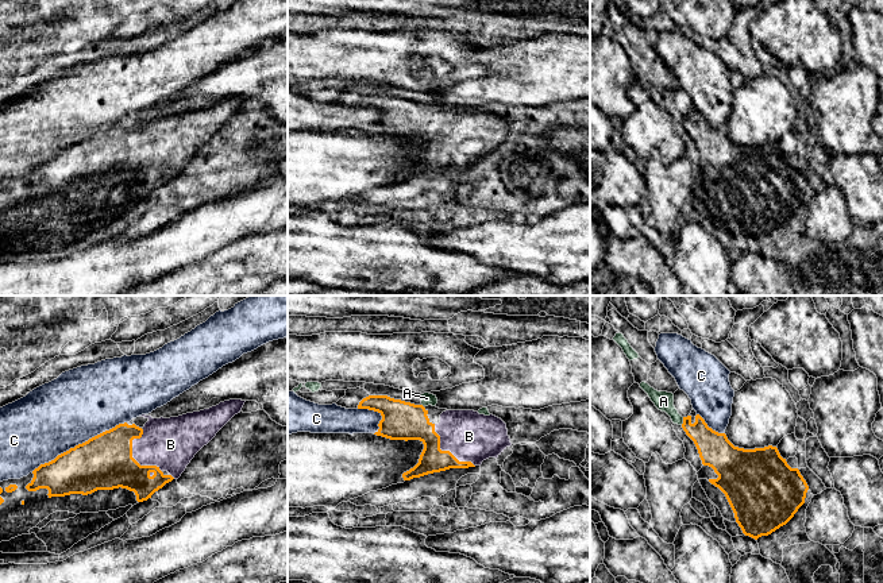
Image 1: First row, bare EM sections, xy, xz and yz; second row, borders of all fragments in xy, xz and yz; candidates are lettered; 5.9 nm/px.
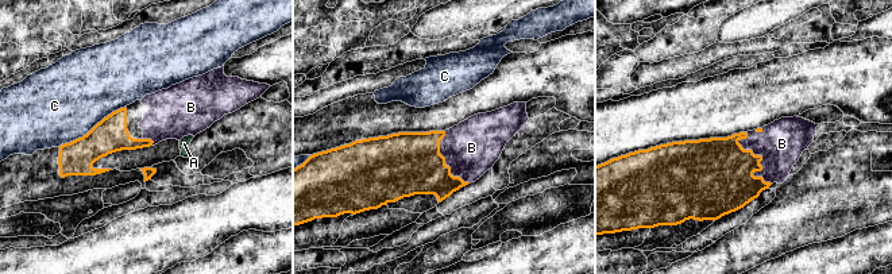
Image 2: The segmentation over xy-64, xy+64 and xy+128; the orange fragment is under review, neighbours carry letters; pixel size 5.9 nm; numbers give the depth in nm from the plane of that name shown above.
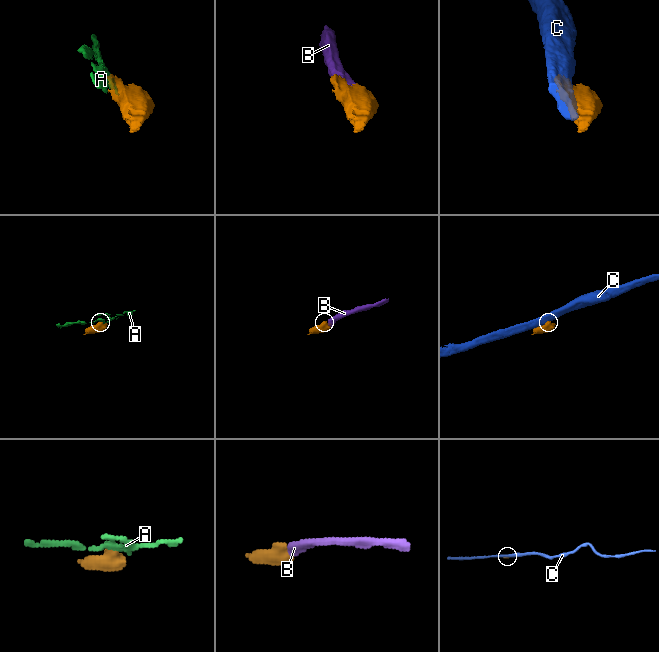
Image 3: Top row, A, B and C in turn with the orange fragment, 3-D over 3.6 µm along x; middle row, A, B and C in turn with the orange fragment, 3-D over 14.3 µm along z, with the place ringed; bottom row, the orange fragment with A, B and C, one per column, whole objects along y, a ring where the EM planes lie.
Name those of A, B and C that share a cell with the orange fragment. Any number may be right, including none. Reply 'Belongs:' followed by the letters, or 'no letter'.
Belongs: B

